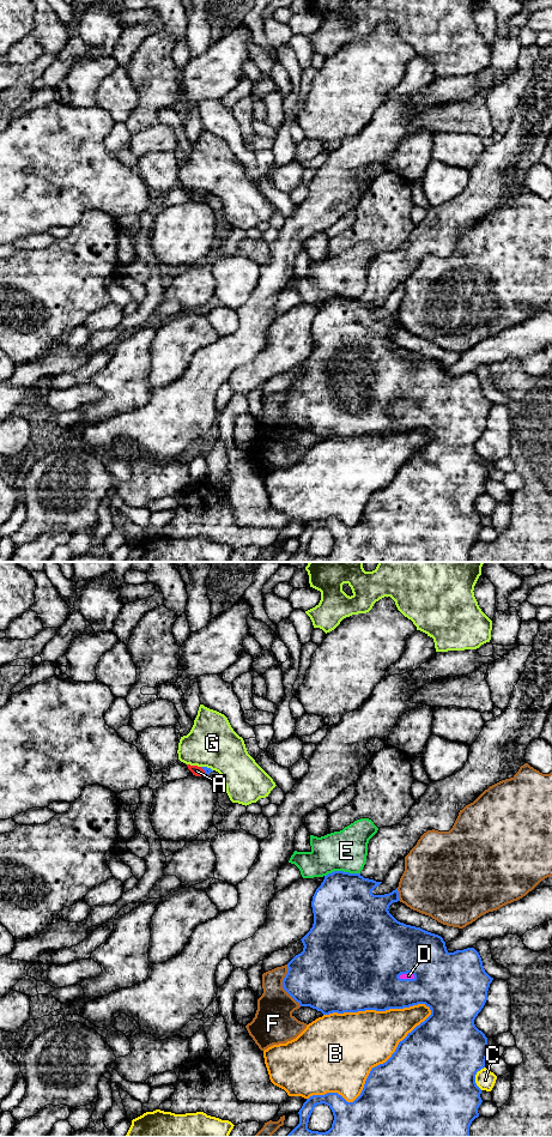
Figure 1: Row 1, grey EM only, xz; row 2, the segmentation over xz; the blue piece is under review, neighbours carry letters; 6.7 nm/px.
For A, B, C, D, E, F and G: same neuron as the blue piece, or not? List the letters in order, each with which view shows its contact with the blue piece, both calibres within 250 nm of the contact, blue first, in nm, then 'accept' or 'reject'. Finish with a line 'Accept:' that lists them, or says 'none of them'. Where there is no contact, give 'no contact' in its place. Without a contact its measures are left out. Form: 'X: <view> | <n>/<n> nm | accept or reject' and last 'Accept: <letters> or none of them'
A: xz | 50/70 nm | accept
B: xz | 480/500 nm | reject
C: xz | 500/140 nm | reject
D: xz | 400/50 nm | accept
E: xz | 420/280 nm | reject
F: xz | 400/260 nm | reject
G: xz | 50/320 nm | reject
Accept: A, D

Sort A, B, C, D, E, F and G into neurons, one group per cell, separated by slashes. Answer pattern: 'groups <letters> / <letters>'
groups A D / B / C / E / F / G

